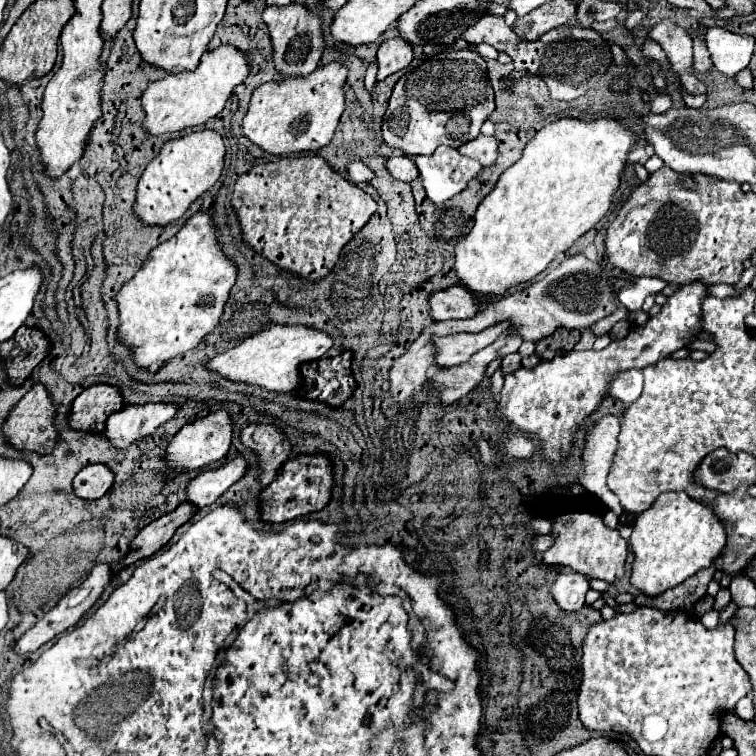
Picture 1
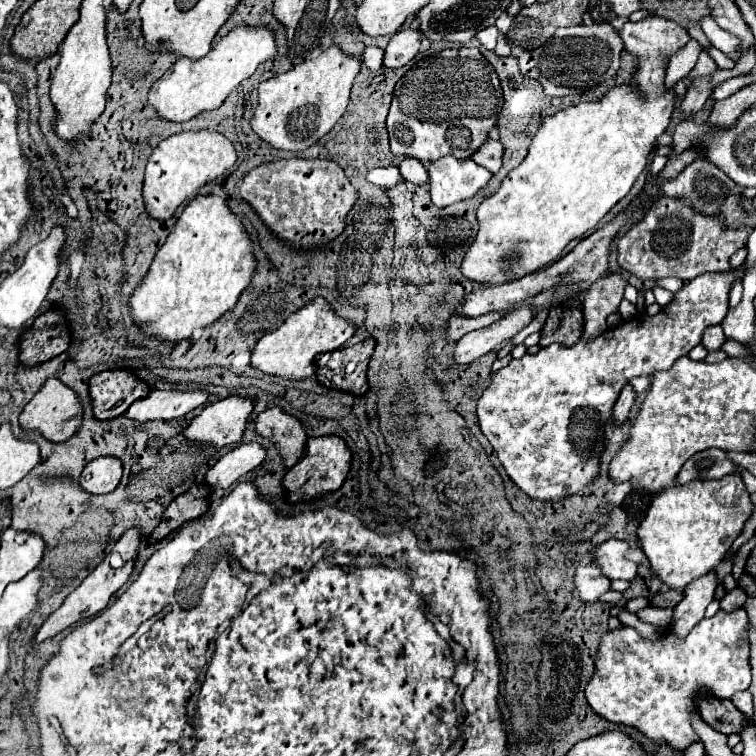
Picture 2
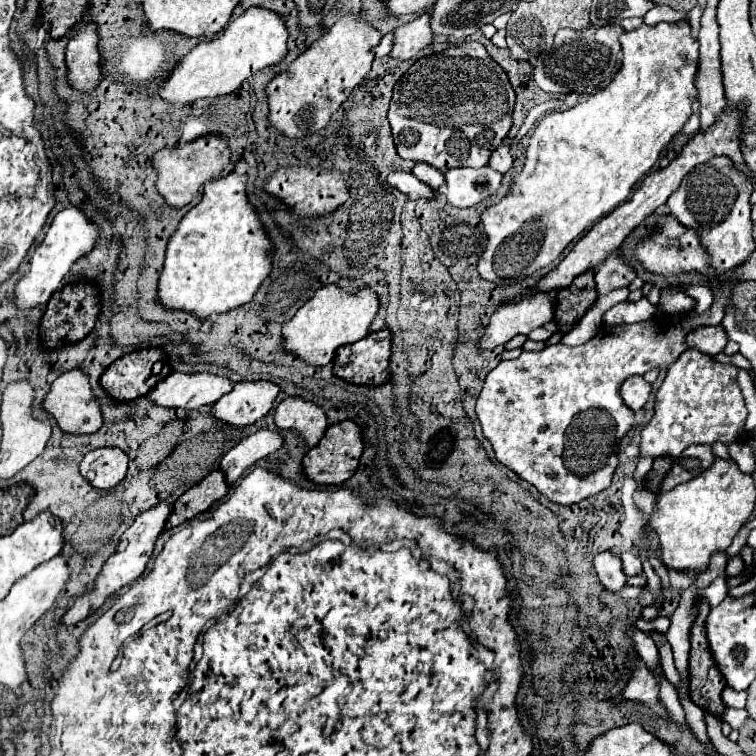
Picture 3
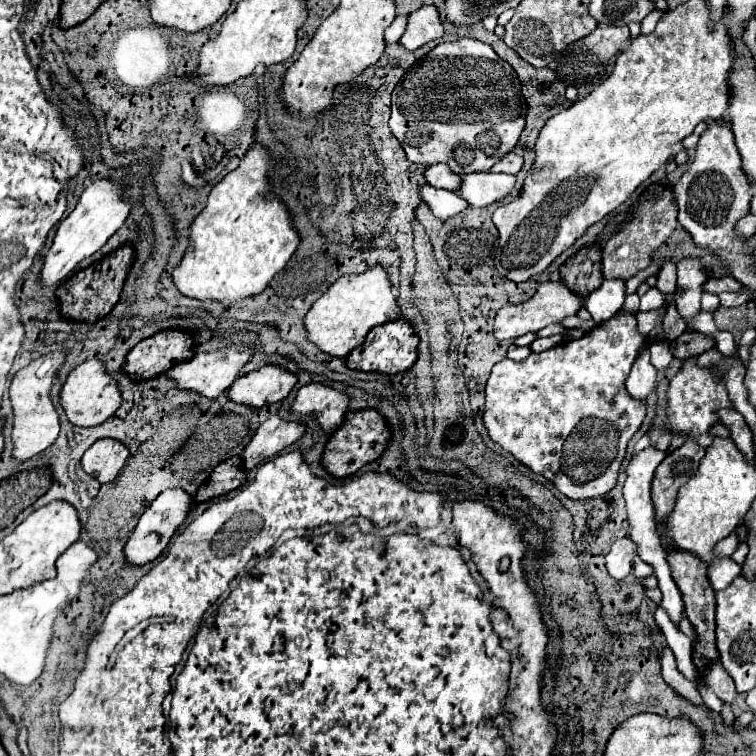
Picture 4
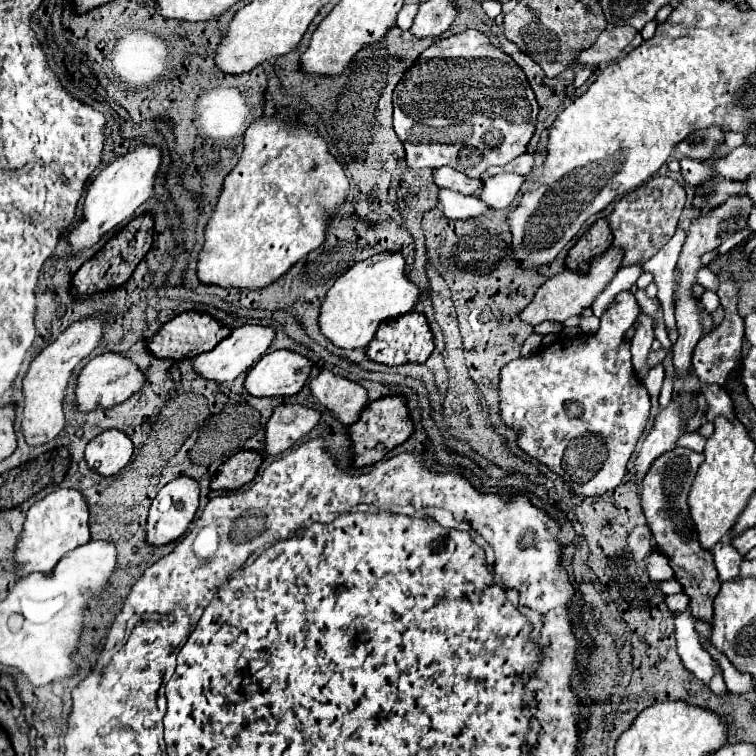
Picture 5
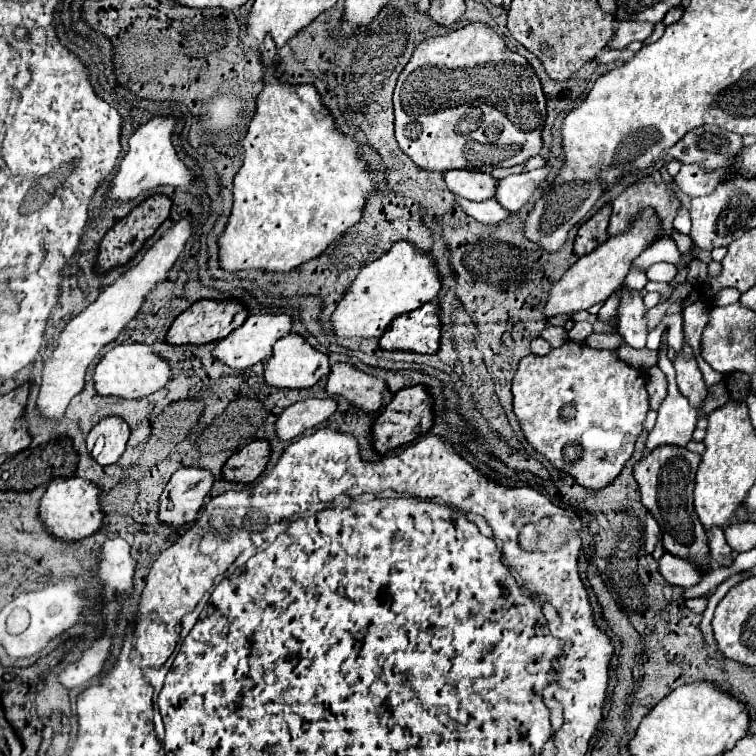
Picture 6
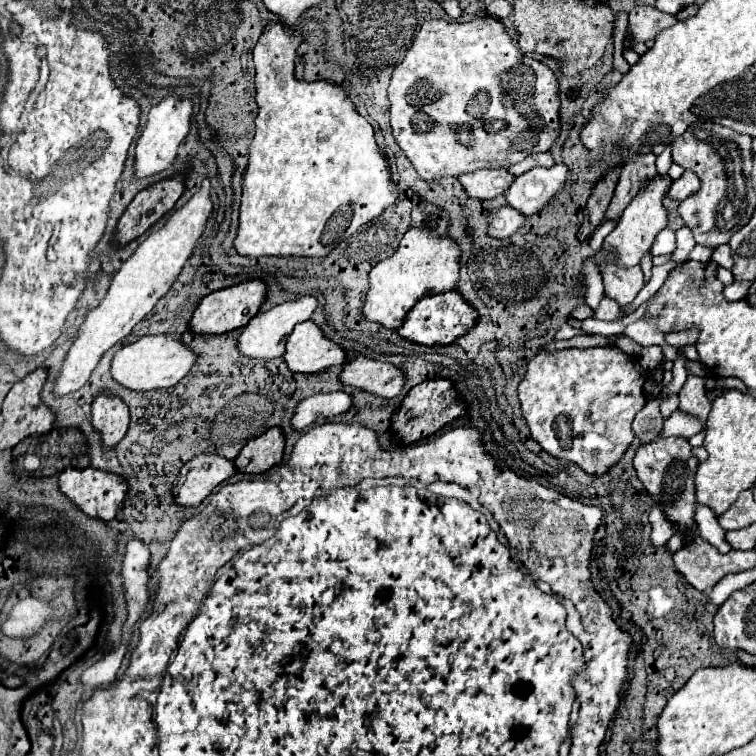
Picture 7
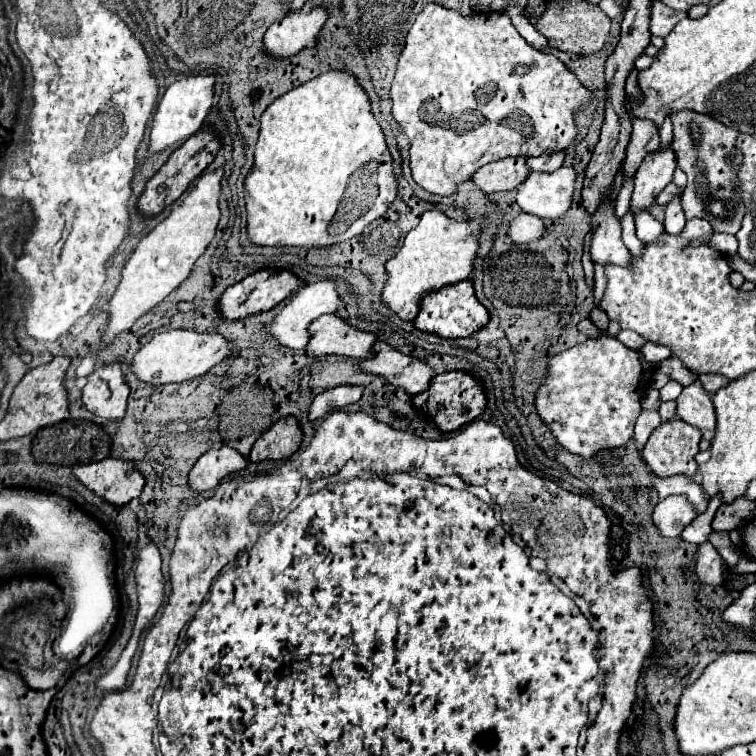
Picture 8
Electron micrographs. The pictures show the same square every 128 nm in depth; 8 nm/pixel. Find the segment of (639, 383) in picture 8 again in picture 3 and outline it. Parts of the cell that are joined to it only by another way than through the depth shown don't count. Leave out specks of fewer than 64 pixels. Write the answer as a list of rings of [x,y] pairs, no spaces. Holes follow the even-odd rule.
[[[716,292],[714,304],[708,314],[694,318],[690,314],[652,317],[638,324],[602,326],[598,334],[582,346],[570,348],[564,344],[546,346],[542,352],[522,352],[516,360],[502,360],[484,382],[478,396],[476,414],[482,424],[484,436],[490,440],[496,458],[512,468],[522,480],[534,484],[544,496],[562,506],[576,504],[588,496],[606,490],[618,466],[616,446],[628,434],[634,424],[632,408],[624,406],[620,396],[620,386],[626,378],[634,374],[646,374],[650,368],[672,364],[684,350],[684,336],[708,324],[720,324],[724,318],[724,306],[728,292]]]

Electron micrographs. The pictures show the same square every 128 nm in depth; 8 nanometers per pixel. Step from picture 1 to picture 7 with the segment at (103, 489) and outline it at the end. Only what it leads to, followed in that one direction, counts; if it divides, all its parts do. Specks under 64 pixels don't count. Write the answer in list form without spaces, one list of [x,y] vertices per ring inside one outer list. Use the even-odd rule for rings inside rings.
[[[106,392],[94,396],[92,424],[102,434],[104,446],[118,444],[128,430],[128,422],[130,414],[124,400],[118,400],[118,396],[106,396]]]

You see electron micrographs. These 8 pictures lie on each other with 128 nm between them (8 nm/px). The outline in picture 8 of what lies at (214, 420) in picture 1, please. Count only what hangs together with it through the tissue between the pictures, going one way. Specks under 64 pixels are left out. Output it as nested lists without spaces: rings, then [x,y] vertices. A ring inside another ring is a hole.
[[[324,314],[310,324],[312,338],[306,346],[310,356],[340,354],[366,358],[374,354],[374,342],[378,340],[374,332],[364,332],[350,326],[344,318],[336,314]]]

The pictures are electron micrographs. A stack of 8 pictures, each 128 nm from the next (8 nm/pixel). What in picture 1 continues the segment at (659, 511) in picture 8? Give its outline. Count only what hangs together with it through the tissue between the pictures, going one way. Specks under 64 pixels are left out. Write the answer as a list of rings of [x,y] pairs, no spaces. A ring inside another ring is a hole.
[[[562,568],[552,586],[552,596],[562,610],[574,612],[584,606],[584,596],[590,590],[590,580],[572,568]]]

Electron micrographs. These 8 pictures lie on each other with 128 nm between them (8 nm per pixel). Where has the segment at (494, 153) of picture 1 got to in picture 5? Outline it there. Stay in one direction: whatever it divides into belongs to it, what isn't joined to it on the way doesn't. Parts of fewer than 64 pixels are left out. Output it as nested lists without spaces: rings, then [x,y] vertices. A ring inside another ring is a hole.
[[[524,154],[518,156],[516,160],[512,160],[510,164],[502,166],[502,172],[514,172],[514,174],[530,174],[534,168],[534,156],[532,154]]]

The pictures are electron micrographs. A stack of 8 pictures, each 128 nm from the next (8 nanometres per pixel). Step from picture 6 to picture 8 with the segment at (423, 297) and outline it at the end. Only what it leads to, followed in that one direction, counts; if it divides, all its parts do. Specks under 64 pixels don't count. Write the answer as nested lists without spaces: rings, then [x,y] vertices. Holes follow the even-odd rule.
[[[438,210],[422,214],[420,224],[408,232],[402,250],[386,264],[388,282],[384,286],[382,298],[388,302],[402,320],[414,320],[418,314],[418,304],[422,296],[436,292],[442,286],[468,280],[474,272],[474,260],[478,254],[478,236],[482,234],[482,224],[486,216],[466,222],[450,220]]]

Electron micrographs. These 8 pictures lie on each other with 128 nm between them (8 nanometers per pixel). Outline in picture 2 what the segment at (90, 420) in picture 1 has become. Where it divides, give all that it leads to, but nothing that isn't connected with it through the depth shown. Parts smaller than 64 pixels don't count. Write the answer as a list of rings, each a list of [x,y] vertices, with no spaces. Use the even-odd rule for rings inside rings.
[[[126,368],[104,370],[90,378],[90,396],[98,420],[110,420],[124,414],[132,402],[148,394],[150,386],[140,380],[136,372]]]

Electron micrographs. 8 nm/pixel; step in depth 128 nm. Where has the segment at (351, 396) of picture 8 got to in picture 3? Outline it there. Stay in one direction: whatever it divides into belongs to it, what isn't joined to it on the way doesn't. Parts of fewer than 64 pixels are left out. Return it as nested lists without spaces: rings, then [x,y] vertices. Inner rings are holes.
[[[260,428],[258,432],[240,440],[220,462],[220,468],[226,474],[226,480],[234,484],[248,468],[252,468],[258,460],[282,448],[282,444],[284,444],[282,434],[268,428]]]

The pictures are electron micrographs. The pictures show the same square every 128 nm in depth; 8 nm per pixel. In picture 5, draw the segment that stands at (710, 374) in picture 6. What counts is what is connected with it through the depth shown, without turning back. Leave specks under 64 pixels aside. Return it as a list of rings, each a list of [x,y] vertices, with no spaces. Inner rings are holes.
[[[702,384],[702,394],[706,396],[706,420],[714,420],[716,416],[728,416],[734,418],[734,408],[732,408],[732,400],[726,394],[726,390],[718,384]]]

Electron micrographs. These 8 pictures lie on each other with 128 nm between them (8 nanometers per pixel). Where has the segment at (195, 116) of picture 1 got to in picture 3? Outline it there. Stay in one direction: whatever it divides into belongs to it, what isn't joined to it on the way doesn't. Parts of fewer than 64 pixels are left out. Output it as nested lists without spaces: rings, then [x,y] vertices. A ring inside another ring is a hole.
[[[246,8],[214,40],[208,44],[200,42],[182,58],[178,68],[160,88],[160,96],[170,104],[192,104],[200,98],[218,98],[230,94],[254,72],[278,64],[288,54],[286,42],[288,28],[282,16],[268,12],[268,8]]]

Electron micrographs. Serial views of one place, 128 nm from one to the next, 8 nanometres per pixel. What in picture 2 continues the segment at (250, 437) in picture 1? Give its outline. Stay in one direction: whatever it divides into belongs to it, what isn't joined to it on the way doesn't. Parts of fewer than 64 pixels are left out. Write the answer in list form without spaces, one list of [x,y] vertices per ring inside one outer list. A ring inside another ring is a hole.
[[[278,406],[268,408],[256,418],[256,432],[270,438],[276,444],[286,468],[292,468],[306,452],[306,430],[308,428],[304,422],[286,414]]]

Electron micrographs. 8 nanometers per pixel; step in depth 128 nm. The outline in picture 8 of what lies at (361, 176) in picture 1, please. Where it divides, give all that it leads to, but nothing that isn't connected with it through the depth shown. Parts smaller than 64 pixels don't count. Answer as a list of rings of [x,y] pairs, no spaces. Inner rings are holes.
[[[520,214],[510,222],[508,238],[514,244],[530,244],[534,240],[540,240],[544,234],[544,220],[532,214]]]

